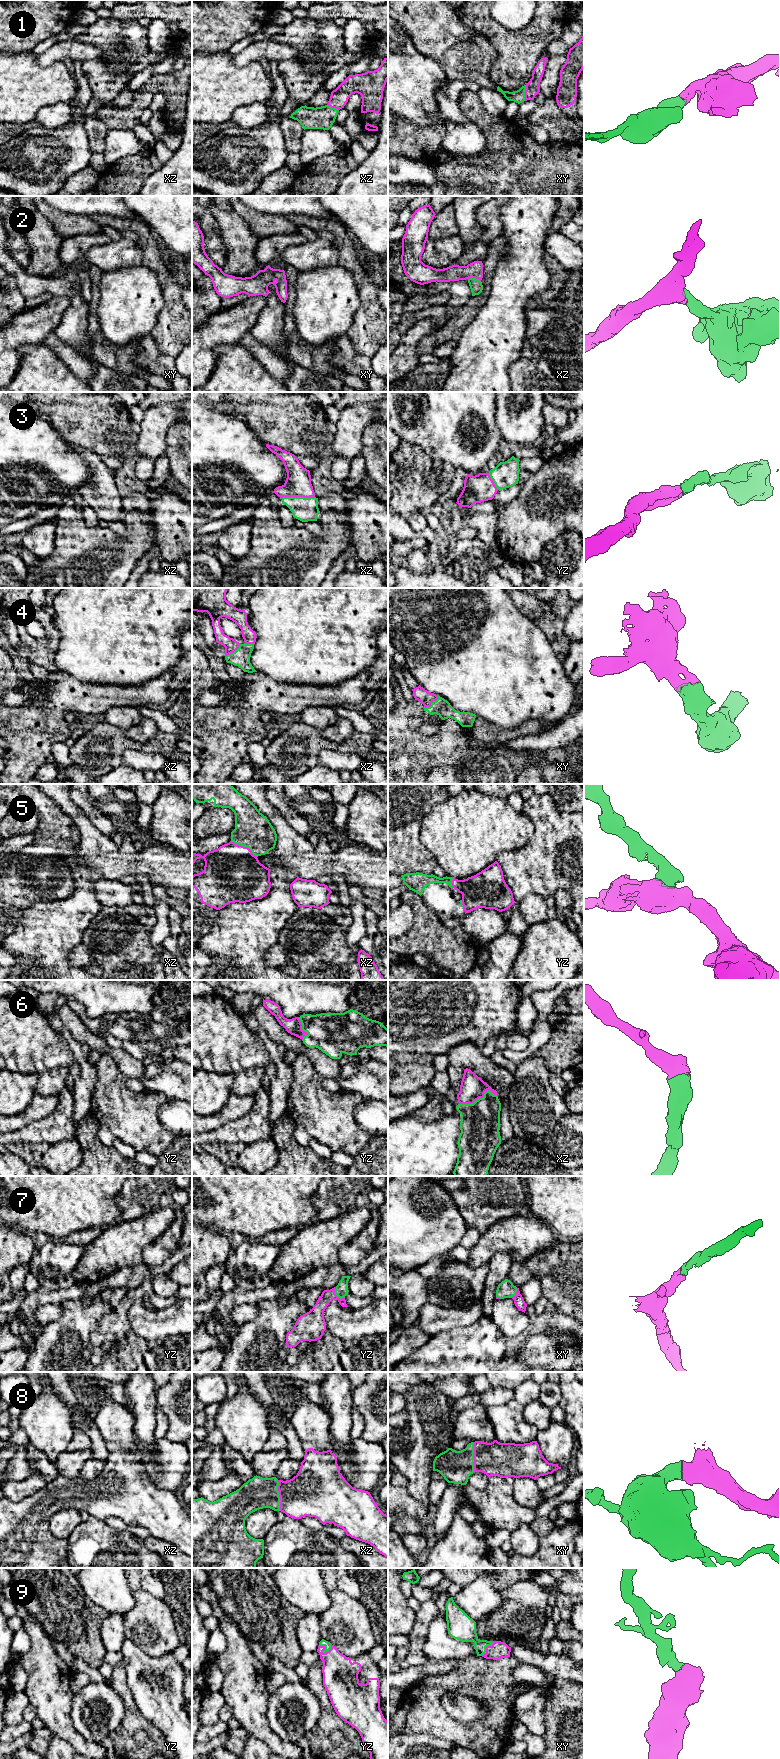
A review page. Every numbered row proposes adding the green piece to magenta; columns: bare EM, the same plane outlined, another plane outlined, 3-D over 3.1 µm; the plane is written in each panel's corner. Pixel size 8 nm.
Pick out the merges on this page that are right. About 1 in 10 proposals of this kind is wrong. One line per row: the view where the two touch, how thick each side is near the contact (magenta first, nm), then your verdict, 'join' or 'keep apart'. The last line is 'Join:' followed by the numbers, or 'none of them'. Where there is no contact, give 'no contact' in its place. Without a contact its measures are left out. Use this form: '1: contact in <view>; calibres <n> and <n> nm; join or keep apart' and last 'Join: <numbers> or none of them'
1: contact in xy; calibres 110 and 100 nm; join
2: contact in xz; calibres 130 and 100 nm; join
3: contact in xz; calibres 200 and 190 nm; join
4: contact in xy; calibres 110 and 140 nm; join
5: contact in xz; calibres 460 and 280 nm; join
6: contact in xz; calibres 200 and 320 nm; join
7: contact in yz; calibres 140 and 100 nm; join
8: contact in xz; calibres 360 and 260 nm; join
9: contact in yz; calibres 280 and 50 nm; join
Join: 1, 2, 3, 4, 5, 6, 7, 8, 9

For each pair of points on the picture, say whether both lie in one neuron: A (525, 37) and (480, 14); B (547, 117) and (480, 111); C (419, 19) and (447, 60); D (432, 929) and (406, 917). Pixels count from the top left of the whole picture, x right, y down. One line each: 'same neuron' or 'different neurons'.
A: same neuron
B: different neurons
C: same neuron
D: different neurons

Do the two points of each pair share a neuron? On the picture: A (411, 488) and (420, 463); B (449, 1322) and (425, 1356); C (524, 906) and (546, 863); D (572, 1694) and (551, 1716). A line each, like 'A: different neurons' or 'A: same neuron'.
A: same neuron
B: different neurons
C: different neurons
D: same neuron

